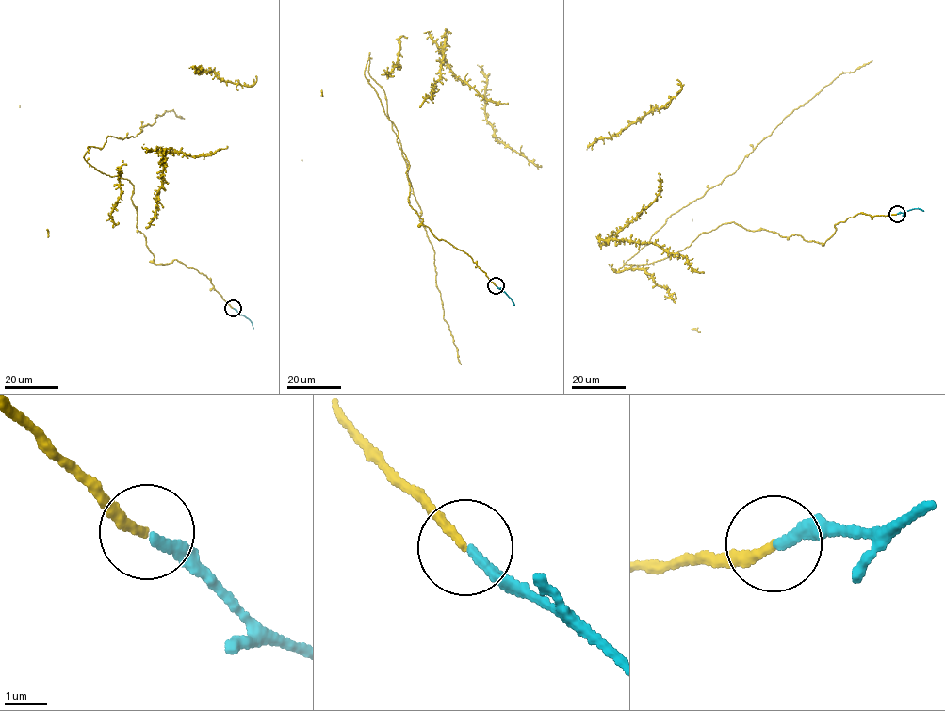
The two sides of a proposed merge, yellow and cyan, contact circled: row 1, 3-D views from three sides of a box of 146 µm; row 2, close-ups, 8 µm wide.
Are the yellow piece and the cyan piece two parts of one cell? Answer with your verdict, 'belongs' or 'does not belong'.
does not belong

